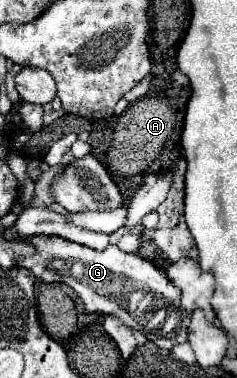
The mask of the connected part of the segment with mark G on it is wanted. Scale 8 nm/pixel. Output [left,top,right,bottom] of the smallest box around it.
[19,234,189,350]

